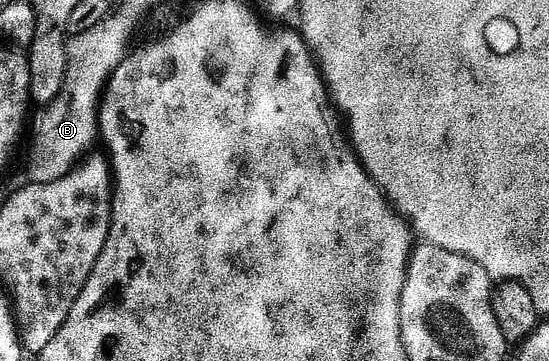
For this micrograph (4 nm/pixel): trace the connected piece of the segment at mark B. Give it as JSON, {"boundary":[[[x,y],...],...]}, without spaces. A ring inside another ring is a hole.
{"boundary":[[[112,62],[112,66],[108,66],[108,70],[100,70],[100,74],[96,74],[92,66],[84,66],[84,70],[76,70],[76,66],[72,66],[72,74],[65,70],[64,83],[58,94],[30,122],[32,151],[28,154],[29,183],[53,182],[68,174],[72,166],[92,148],[90,146],[97,142],[102,95],[117,68],[118,63]]]}

